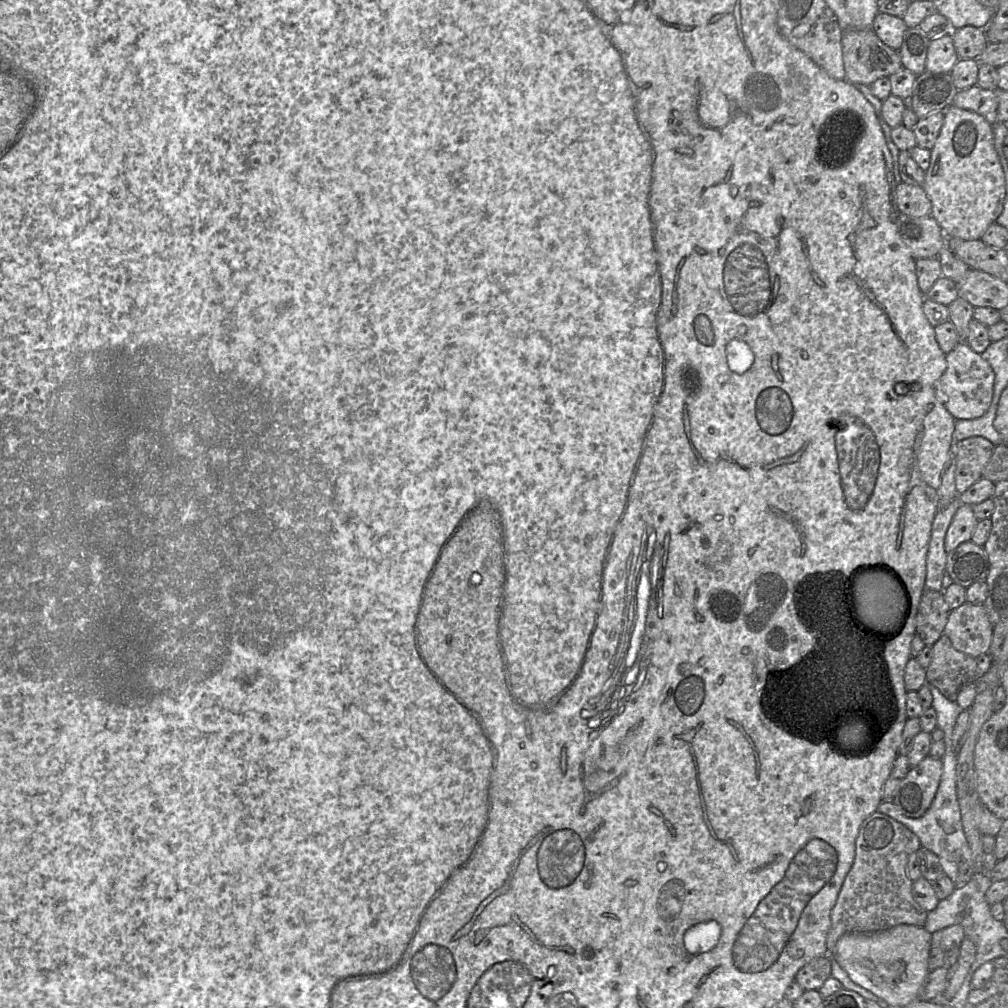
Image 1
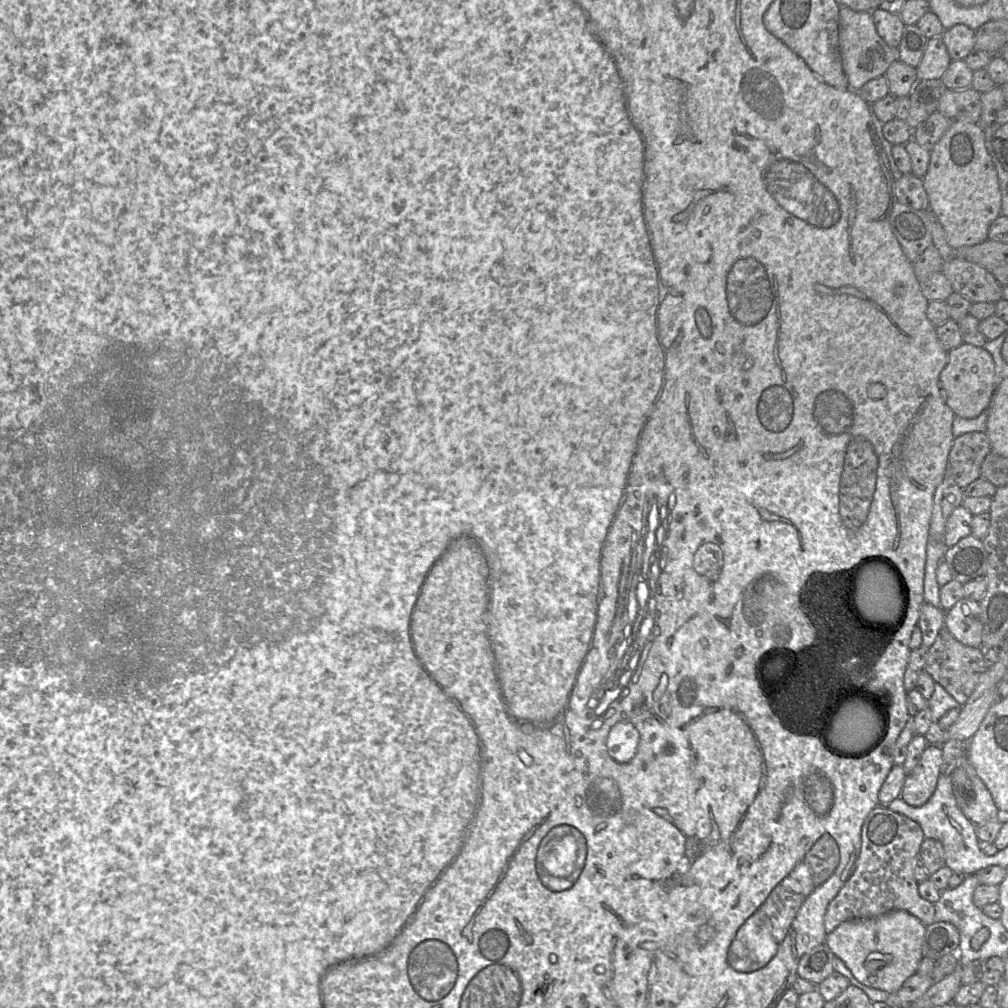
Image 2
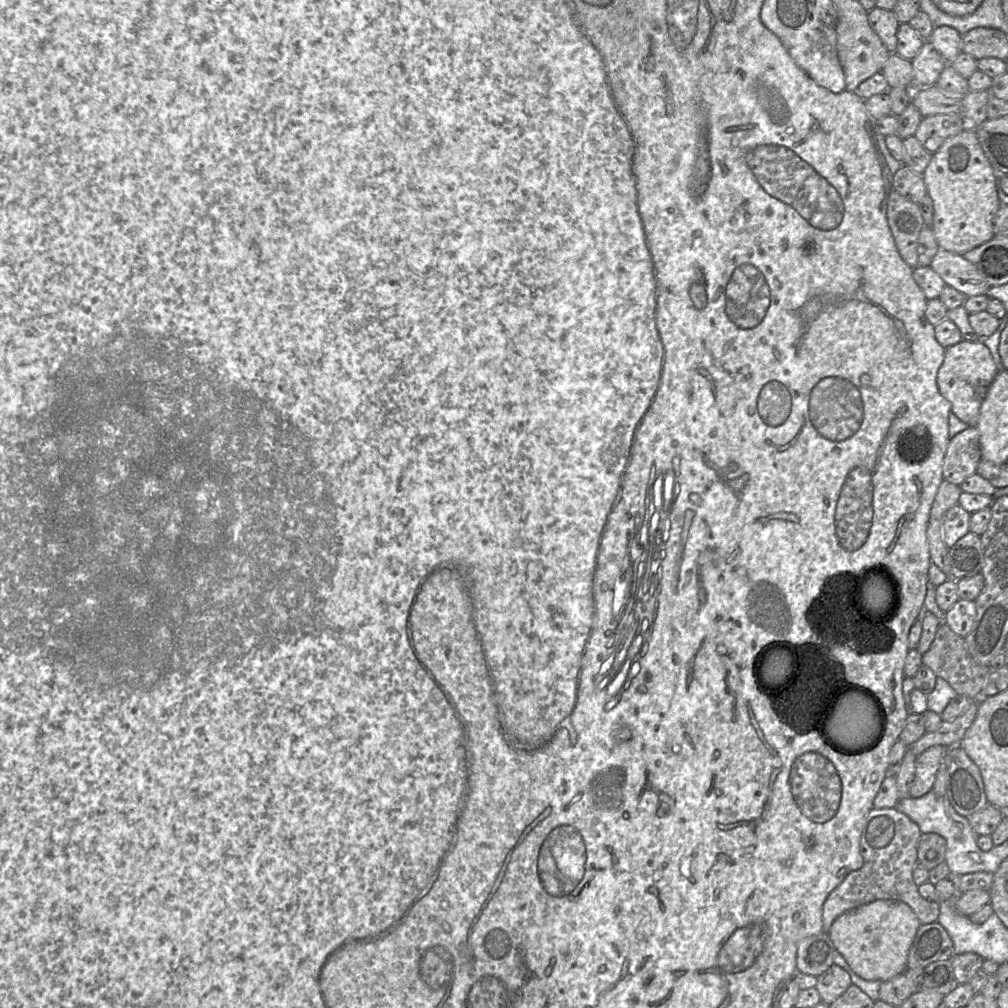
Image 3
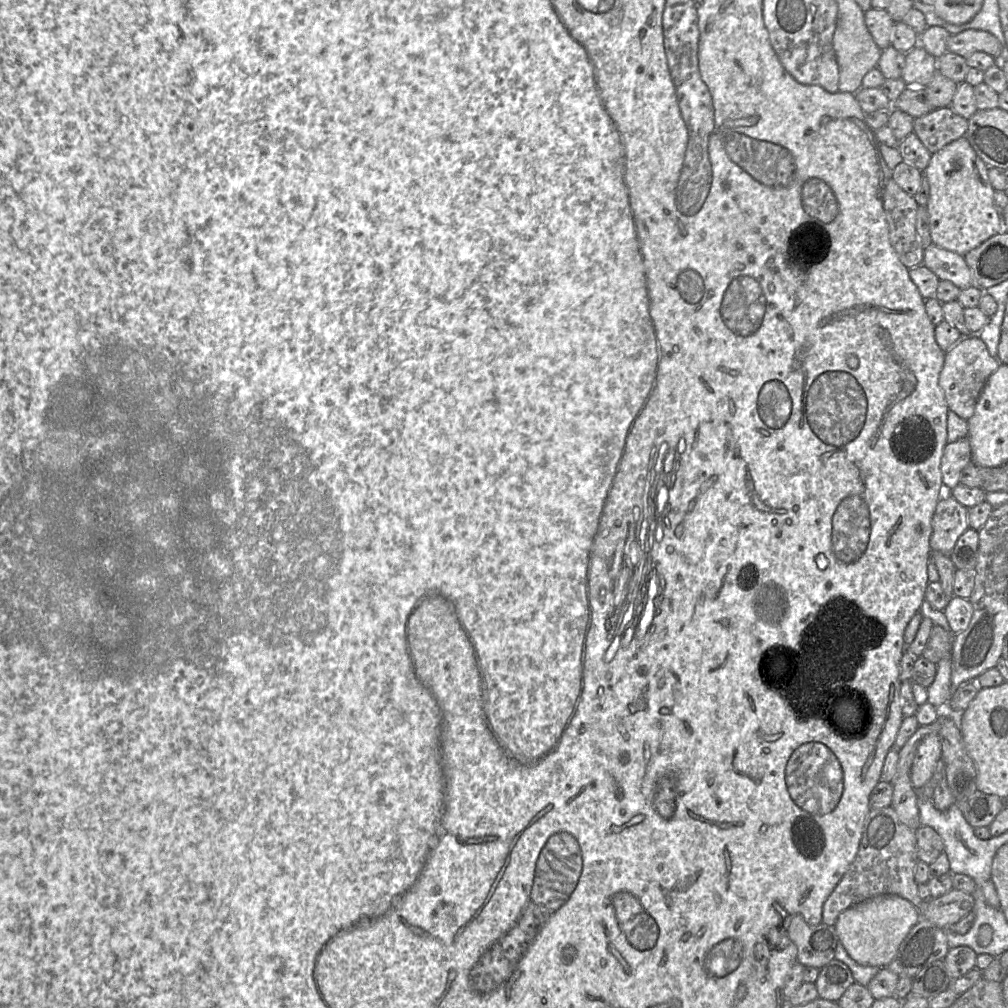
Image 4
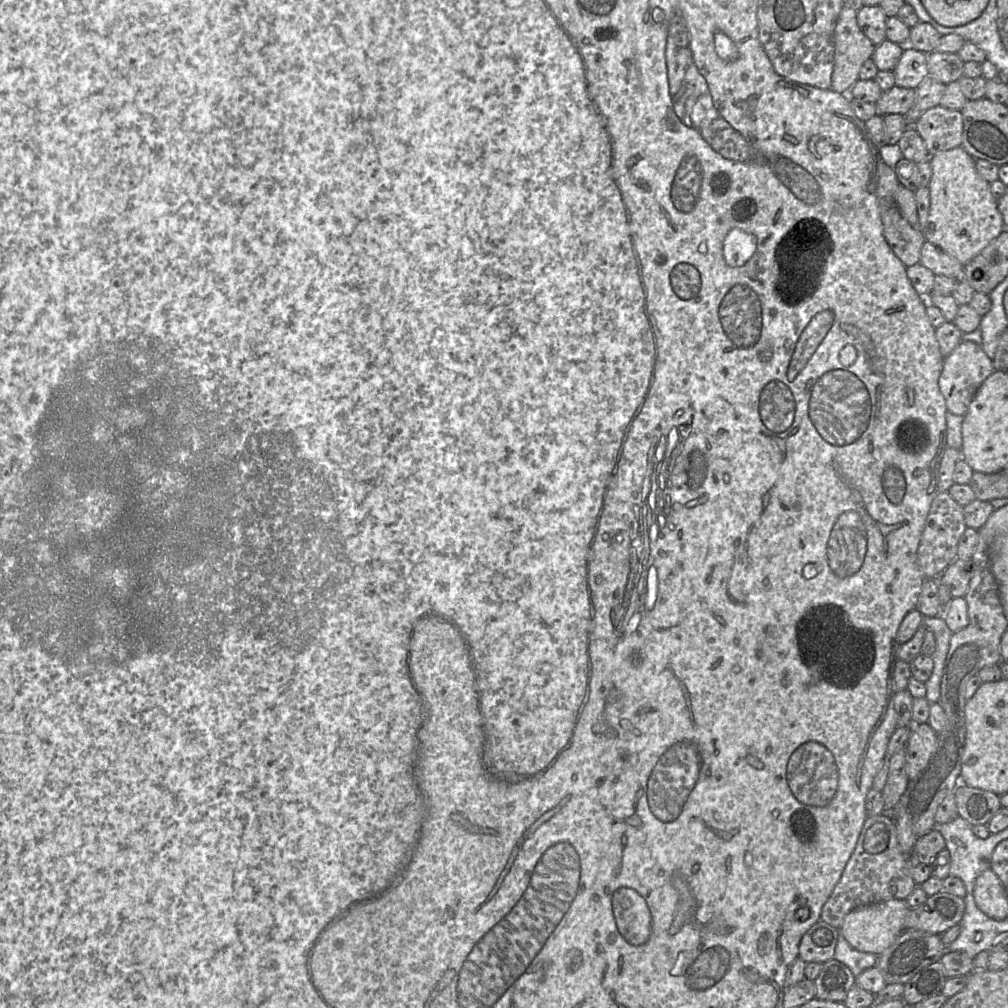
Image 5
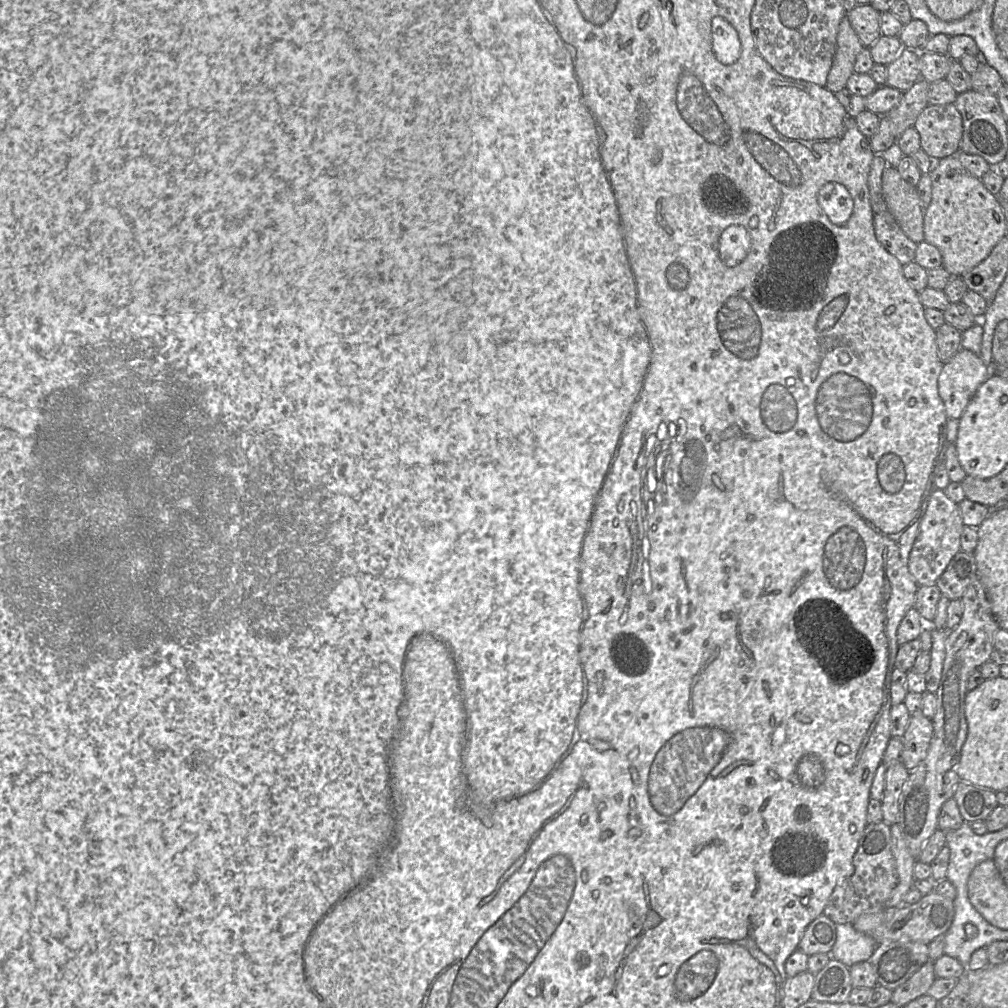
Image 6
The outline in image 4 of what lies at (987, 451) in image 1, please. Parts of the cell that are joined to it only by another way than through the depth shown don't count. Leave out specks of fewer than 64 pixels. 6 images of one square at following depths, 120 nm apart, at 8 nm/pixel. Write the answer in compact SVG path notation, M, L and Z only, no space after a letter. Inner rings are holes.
M968 437L947 443L941 458L941 473L945 493L960 484L960 473L972 462L972 451Z

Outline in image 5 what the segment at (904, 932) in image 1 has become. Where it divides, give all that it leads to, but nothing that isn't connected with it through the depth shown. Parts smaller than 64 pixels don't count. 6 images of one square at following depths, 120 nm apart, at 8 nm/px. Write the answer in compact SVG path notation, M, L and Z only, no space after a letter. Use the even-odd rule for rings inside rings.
M891 899L859 906L845 916L839 932L854 949L880 955L904 932L904 921L910 909L905 899Z

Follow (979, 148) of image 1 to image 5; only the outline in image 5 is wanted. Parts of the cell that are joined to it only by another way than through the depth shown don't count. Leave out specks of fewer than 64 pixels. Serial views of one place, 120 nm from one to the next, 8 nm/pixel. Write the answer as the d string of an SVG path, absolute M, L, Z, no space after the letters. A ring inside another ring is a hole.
M962 146L932 155L929 157L929 162L932 176L928 185L929 215L923 230L925 240L958 260L962 265L966 265L1004 230L1003 217L997 206L998 202L992 195L990 183L977 172L975 159Z

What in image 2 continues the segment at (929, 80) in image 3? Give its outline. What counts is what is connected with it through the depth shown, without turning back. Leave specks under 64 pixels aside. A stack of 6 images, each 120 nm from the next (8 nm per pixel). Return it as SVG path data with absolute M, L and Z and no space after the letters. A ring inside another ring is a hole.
M935 36L928 39L924 55L916 67L918 79L940 80L951 61L942 36Z

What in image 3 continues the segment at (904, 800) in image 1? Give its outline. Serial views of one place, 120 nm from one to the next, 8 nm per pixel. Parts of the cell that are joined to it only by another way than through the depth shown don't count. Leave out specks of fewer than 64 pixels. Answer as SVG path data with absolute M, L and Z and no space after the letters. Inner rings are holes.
M934 745L916 757L915 776L909 788L909 797L921 797L932 789L945 749L944 746Z

